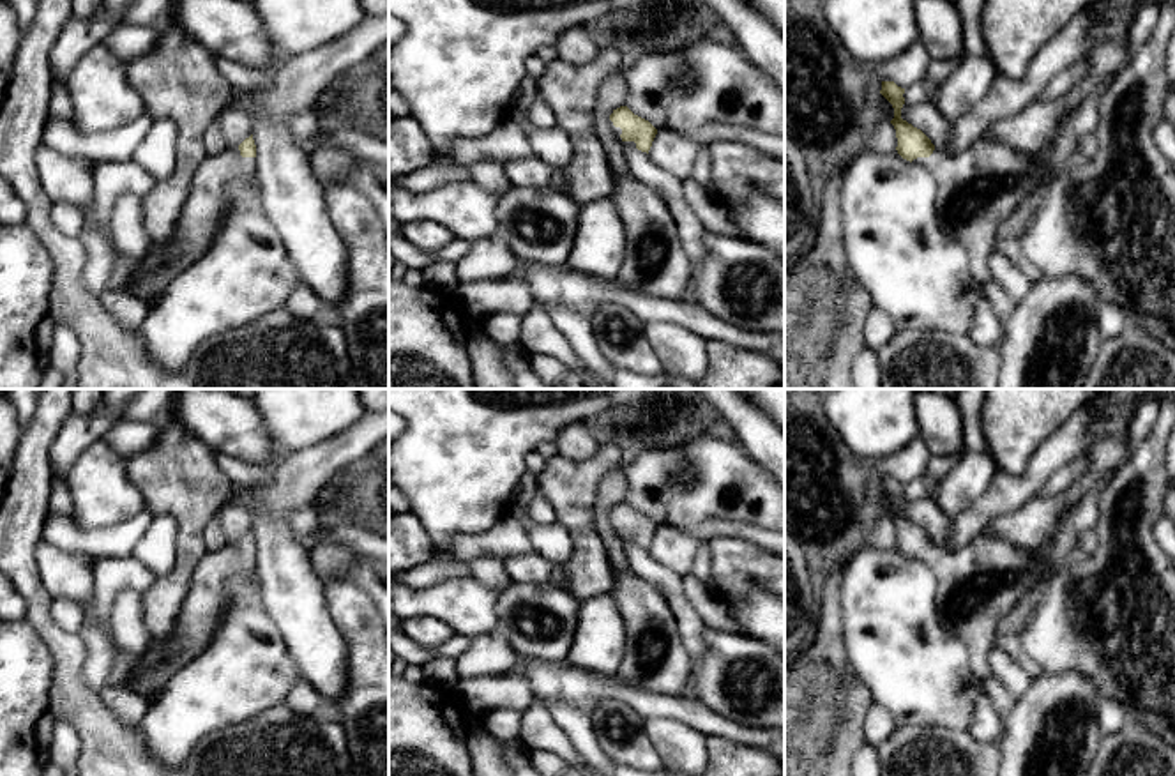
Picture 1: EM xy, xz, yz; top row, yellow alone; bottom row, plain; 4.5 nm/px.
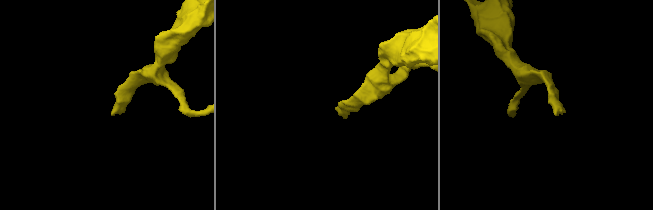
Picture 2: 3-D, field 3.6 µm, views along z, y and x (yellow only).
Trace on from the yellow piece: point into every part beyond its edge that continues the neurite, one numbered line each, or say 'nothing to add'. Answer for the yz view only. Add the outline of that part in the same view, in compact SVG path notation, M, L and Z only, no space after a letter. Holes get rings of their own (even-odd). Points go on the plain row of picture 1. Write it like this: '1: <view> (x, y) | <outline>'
1: yz (977, 585) | M1104 477L1064 514L1050 550L1027 552L982 532L961 550L935 544L929 553L912 557L933 571L942 624L968 649L972 673L981 682L991 677L989 650L998 622L1037 582L1078 557L1078 539L1094 530L1101 493L1113 477Z

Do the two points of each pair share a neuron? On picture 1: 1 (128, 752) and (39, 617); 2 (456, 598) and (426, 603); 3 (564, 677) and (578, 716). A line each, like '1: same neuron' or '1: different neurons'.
1: same neuron
2: same neuron
3: same neuron

